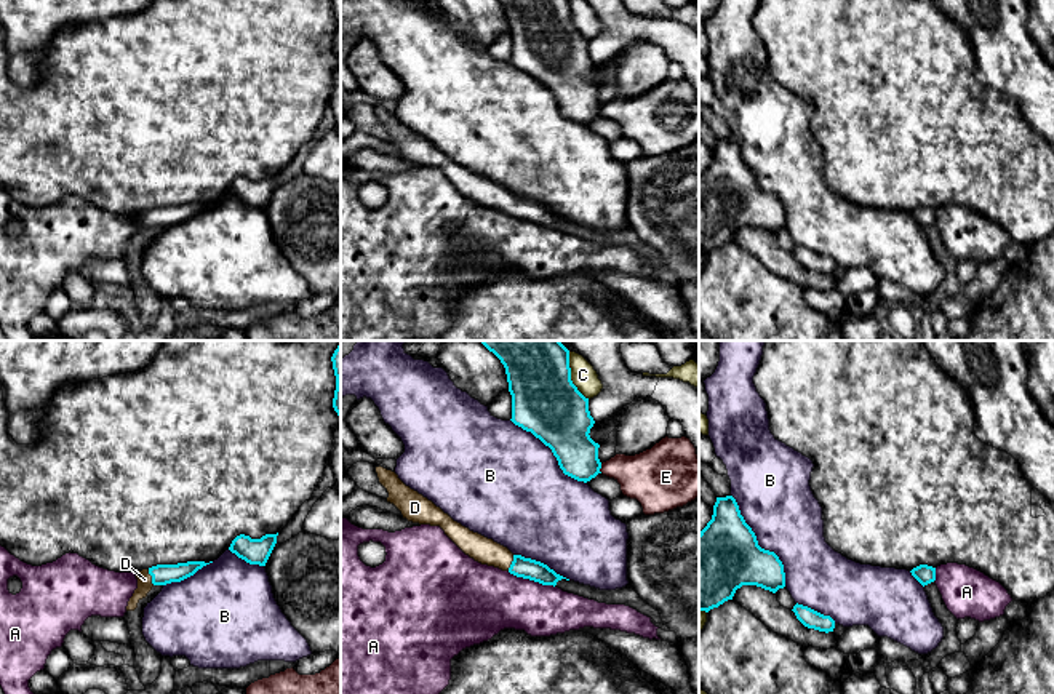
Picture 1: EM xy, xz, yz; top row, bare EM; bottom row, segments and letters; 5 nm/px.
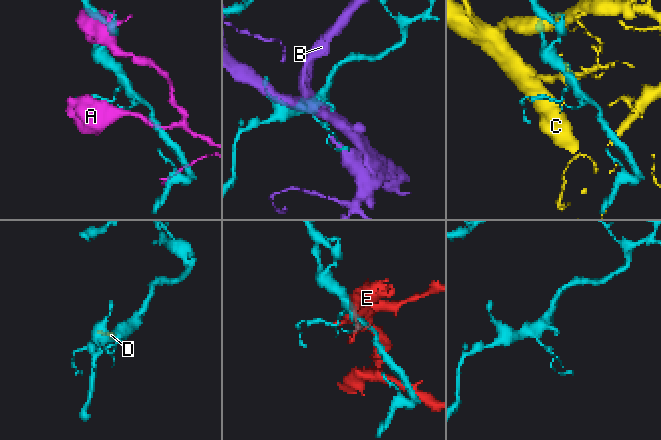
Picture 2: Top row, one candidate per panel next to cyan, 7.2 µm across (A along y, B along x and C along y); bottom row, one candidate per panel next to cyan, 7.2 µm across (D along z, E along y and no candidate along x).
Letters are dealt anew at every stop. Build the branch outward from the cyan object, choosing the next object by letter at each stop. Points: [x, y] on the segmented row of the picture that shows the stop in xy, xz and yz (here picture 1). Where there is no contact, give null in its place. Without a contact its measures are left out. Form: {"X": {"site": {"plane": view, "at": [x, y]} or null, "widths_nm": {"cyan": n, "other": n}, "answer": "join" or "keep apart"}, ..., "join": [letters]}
{"A": {"site": {"plane": "xz", "at": [531, 579]}, "widths_nm": {"cyan": 110, "other": 340}, "answer": "keep apart"}, "B": {"site": {"plane": "yz", "at": [757, 544]}, "widths_nm": {"cyan": 340, "other": 380}, "answer": "keep apart"}, "C": {"site": {"plane": "xz", "at": [570, 376]}, "widths_nm": {"cyan": 340, "other": 130}, "answer": "keep apart"}, "D": {"site": {"plane": "xy", "at": [152, 578]}, "widths_nm": {"cyan": 110, "other": 80}, "answer": "join"}, "E": {"site": {"plane": "xz", "at": [600, 467]}, "widths_nm": {"cyan": 220, "other": 260}, "answer": "keep apart"}, "join": ["D"]}

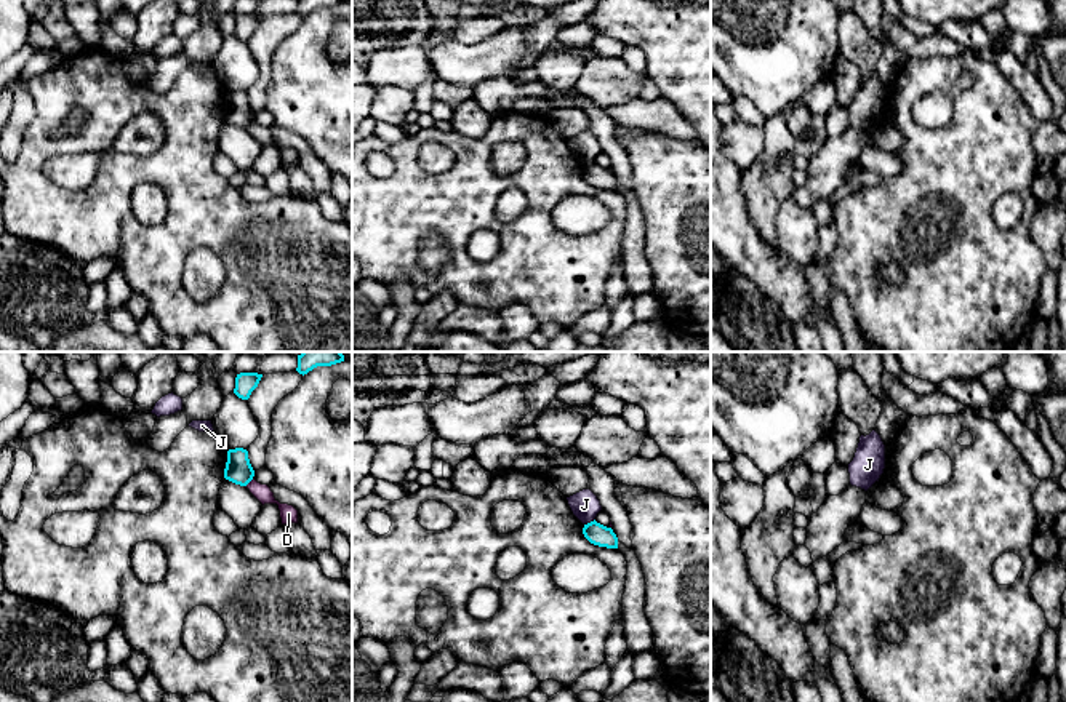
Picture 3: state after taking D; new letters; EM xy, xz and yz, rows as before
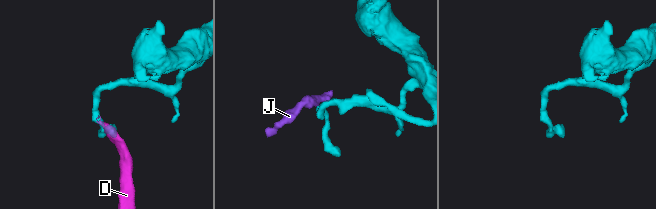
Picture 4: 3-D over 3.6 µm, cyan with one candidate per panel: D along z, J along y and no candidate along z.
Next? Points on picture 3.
{"D": {"site": {"plane": "xy", "at": [248, 482]}, "widths_nm": {"cyan": 140, "other": 90}, "answer": "keep apart"}, "J": {"site": {"plane": "xz", "at": [591, 522]}, "widths_nm": {"cyan": 110, "other": 140}, "answer": "keep apart"}, "join": []}

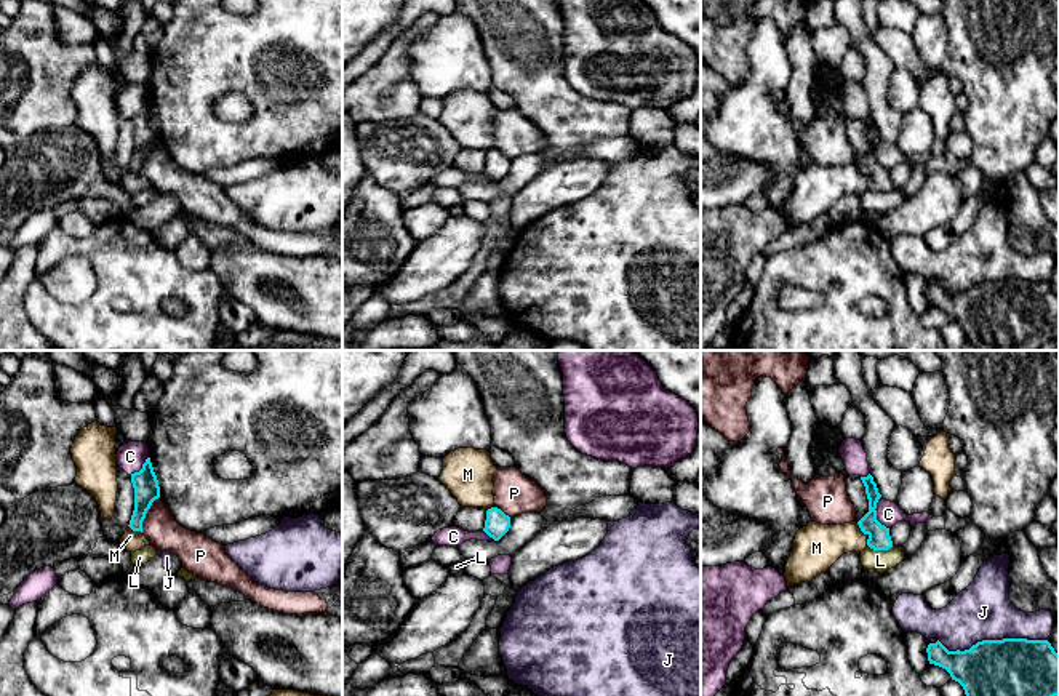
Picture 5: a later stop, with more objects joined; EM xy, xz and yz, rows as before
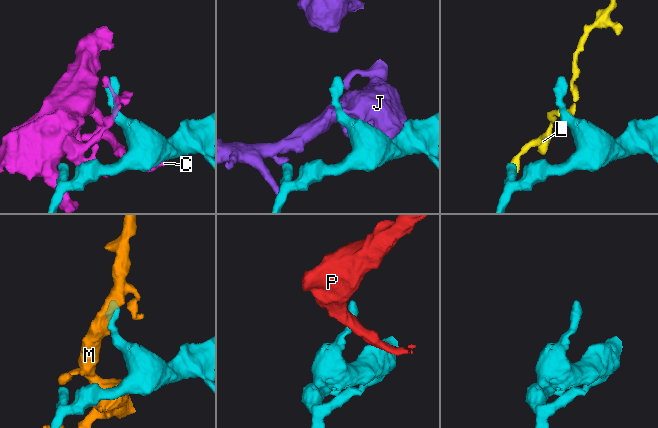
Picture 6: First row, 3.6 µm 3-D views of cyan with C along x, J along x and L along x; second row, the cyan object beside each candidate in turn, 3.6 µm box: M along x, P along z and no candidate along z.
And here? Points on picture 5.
{"C": {"site": {"plane": "yz", "at": [875, 514]}, "widths_nm": {"cyan": 110, "other": 120}, "answer": "keep apart"}, "J": {"site": {"plane": "yz", "at": [992, 640]}, "widths_nm": {"cyan": 280, "other": 280}, "answer": "keep apart"}, "L": {"site": {"plane": "yz", "at": [880, 549]}, "widths_nm": {"cyan": 110, "other": 110}, "answer": "keep apart"}, "M": {"site": {"plane": "yz", "at": [859, 527]}, "widths_nm": {"cyan": 110, "other": 240}, "answer": "keep apart"}, "P": {"site": {"plane": "xy", "at": [146, 512]}, "widths_nm": {"cyan": 130, "other": 170}, "answer": "keep apart"}, "join": []}

